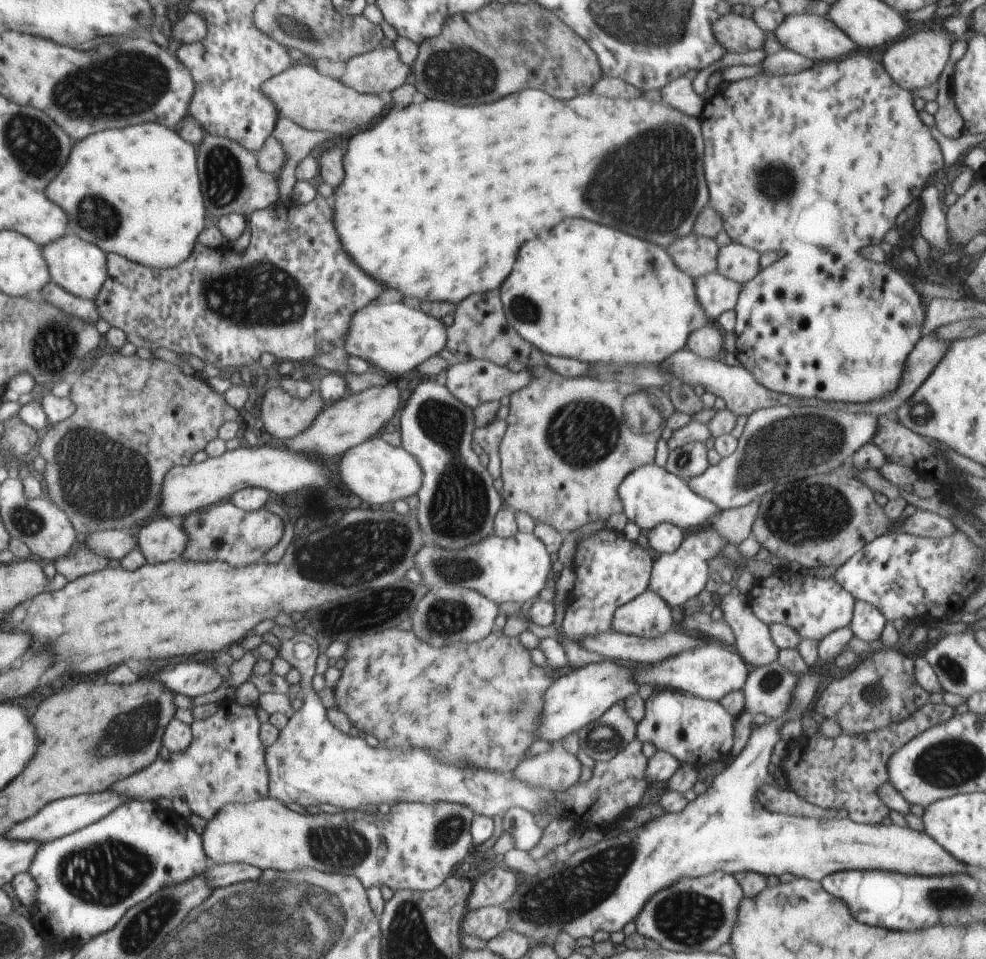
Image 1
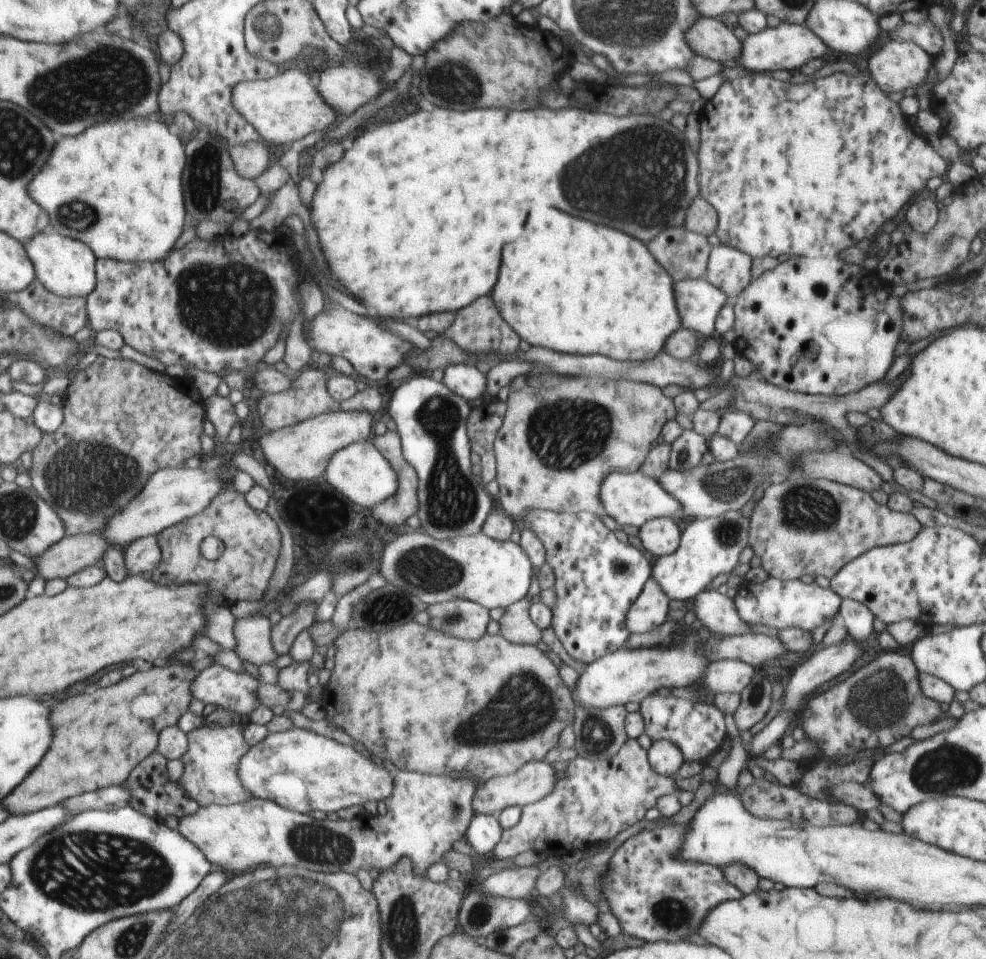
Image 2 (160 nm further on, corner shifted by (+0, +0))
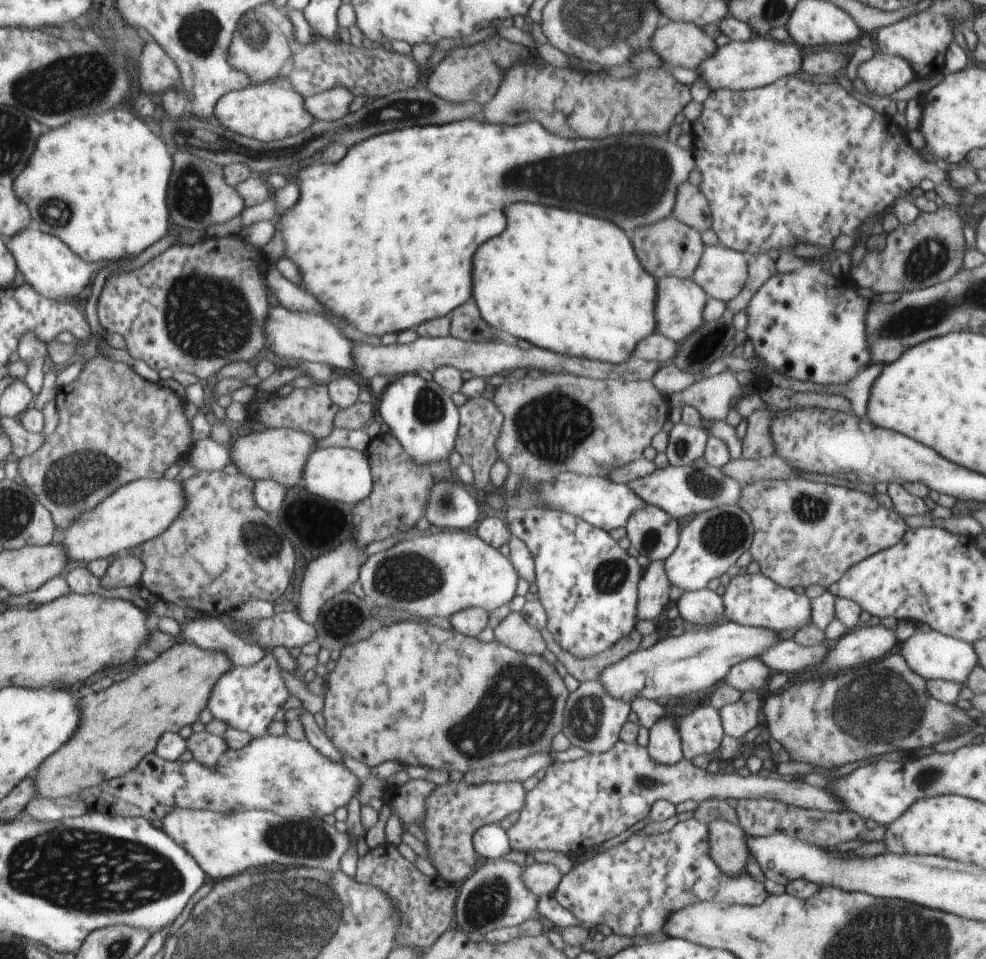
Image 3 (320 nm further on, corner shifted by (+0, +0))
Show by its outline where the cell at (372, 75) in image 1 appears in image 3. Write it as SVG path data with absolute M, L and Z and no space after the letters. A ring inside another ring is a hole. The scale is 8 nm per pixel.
M332 86L332 90L306 97L304 106L315 121L331 122L343 118L350 112L349 105L355 97L350 88L346 90L344 86Z

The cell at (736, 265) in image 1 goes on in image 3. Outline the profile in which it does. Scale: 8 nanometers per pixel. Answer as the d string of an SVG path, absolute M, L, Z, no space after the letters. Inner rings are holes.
M721 244L705 246L691 280L708 294L709 299L729 302L740 294L746 284L748 257Z

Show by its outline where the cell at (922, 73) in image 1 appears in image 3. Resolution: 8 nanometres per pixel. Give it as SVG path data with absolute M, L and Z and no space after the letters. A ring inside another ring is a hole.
M884 52L860 64L857 76L877 97L888 97L916 79L910 60Z

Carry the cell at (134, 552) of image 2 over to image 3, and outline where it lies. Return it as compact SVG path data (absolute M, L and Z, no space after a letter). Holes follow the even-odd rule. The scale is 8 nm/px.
M120 554L111 560L101 583L104 588L133 588L141 580L144 562L130 554Z

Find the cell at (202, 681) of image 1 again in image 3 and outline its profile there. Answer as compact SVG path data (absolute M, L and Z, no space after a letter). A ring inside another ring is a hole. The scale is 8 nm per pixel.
M272 652L262 657L258 664L250 667L230 668L216 684L212 686L206 708L213 718L222 720L229 728L248 732L252 739L267 734L268 726L274 721L276 712L290 698L290 692L284 684L282 673Z

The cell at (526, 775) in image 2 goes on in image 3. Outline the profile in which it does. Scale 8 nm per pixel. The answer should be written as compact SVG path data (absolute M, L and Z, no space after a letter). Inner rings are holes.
M464 781L448 782L436 786L436 790L428 796L428 818L424 820L424 836L426 836L426 848L428 848L428 856L432 860L434 868L437 868L437 877L442 879L445 885L454 885L461 882L464 878L469 878L475 871L478 855L473 846L473 837L476 830L487 826L488 824L500 823L506 816L520 812L524 808L526 802L526 794L528 791L524 789L524 782L484 782L478 786L468 786Z

